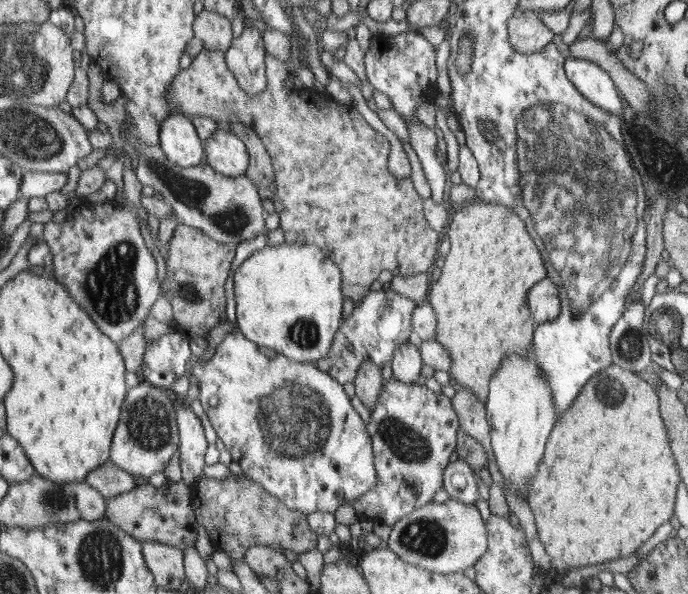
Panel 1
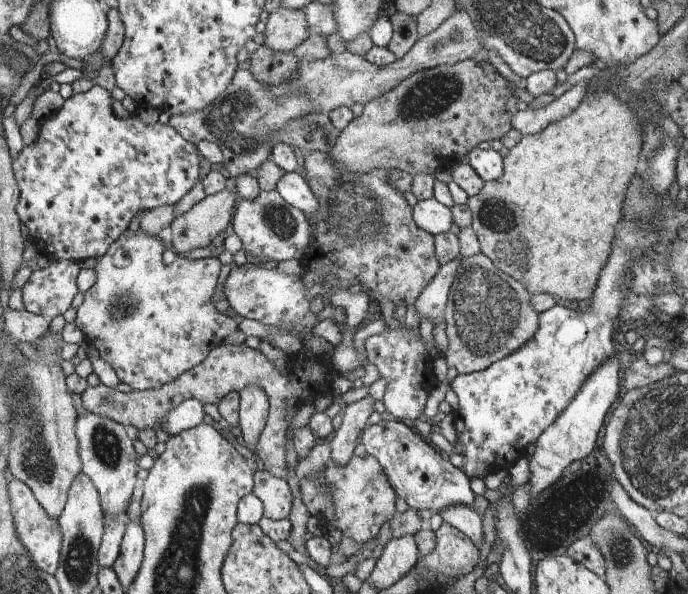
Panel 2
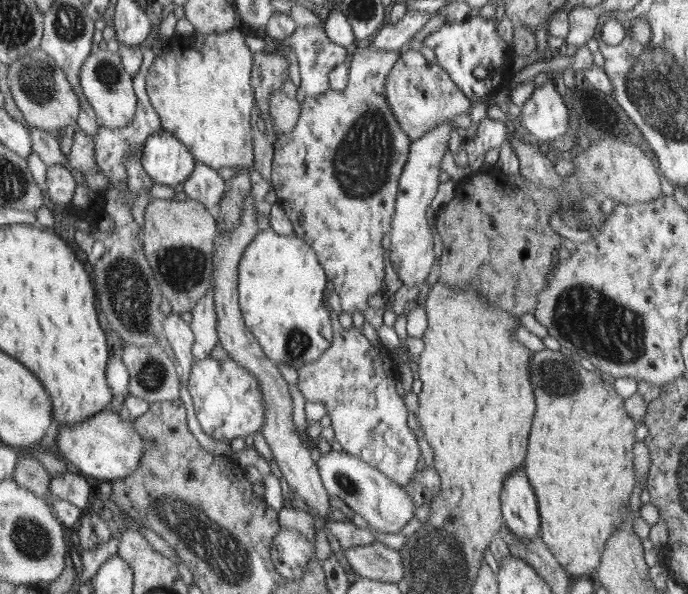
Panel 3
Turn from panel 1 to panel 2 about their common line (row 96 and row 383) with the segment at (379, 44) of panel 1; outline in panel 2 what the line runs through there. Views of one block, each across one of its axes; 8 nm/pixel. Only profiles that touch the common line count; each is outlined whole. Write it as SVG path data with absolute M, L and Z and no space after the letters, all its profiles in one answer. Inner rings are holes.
M402 326L402 330L388 328L379 335L371 336L364 342L370 362L376 365L380 378L388 381L385 395L382 398L384 406L390 414L399 420L416 420L423 416L427 405L428 390L432 386L434 376L426 374L426 346L422 339L416 338L416 334Z

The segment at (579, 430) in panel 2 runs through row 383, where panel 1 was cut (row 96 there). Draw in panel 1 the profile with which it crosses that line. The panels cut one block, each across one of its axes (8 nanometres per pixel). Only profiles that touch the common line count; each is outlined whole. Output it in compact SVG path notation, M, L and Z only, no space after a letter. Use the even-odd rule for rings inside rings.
M569 56L565 58L564 70L574 87L592 104L612 114L622 110L622 94L601 66Z

